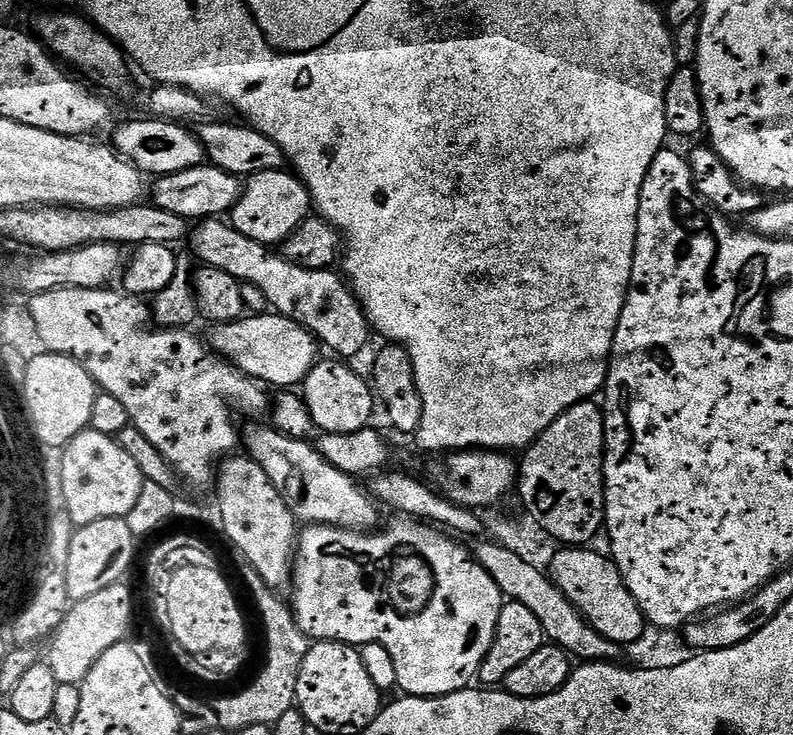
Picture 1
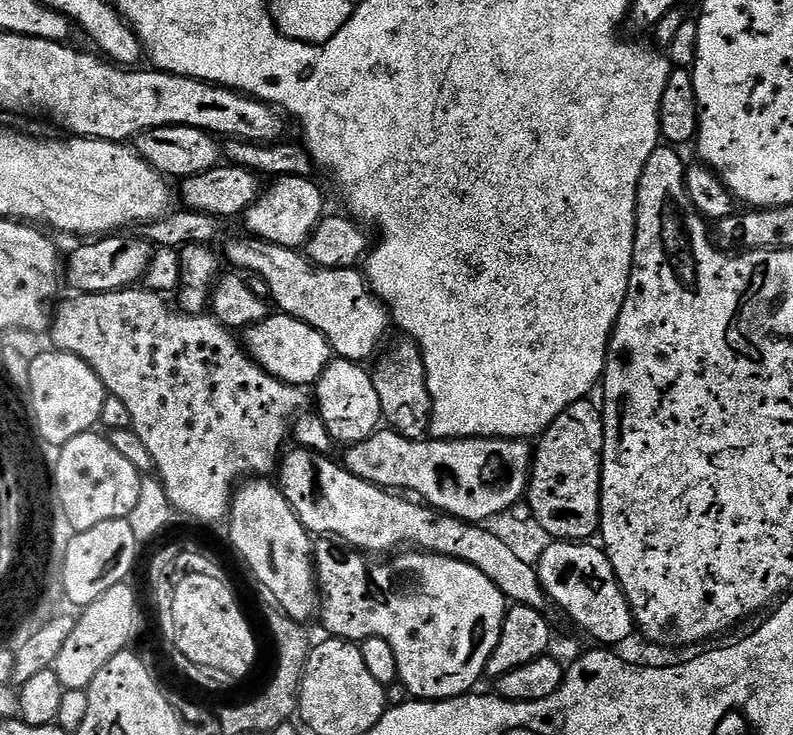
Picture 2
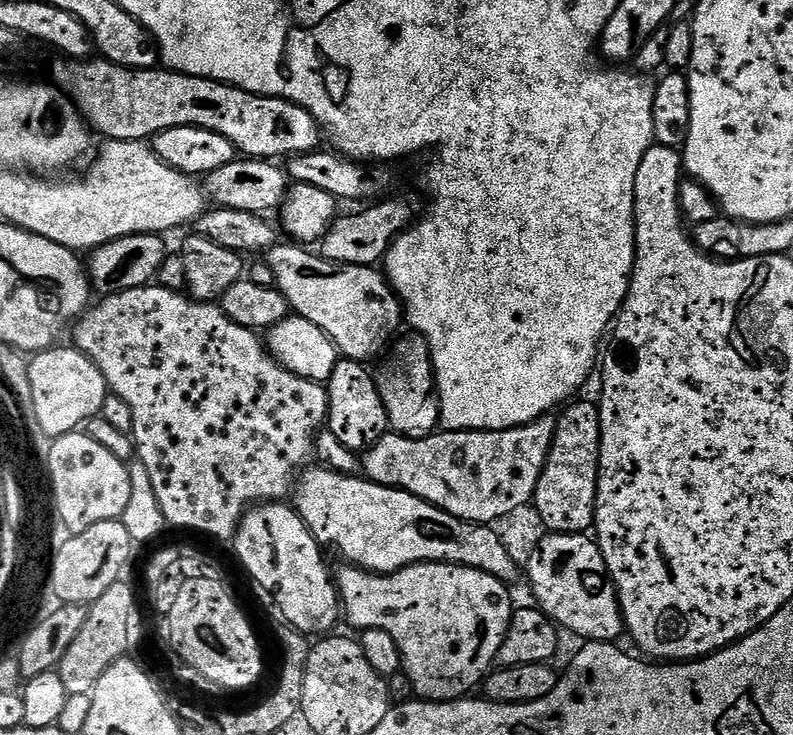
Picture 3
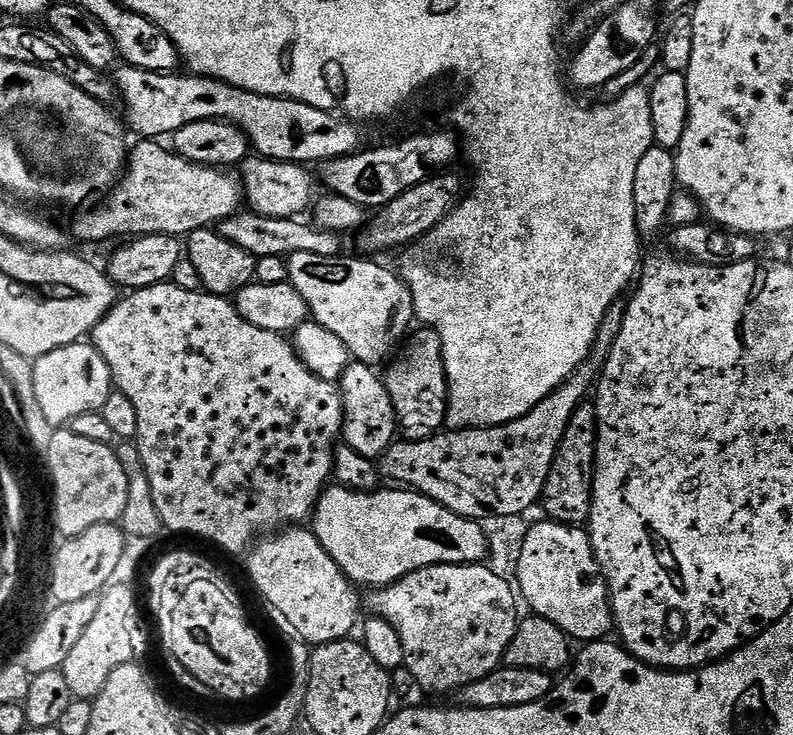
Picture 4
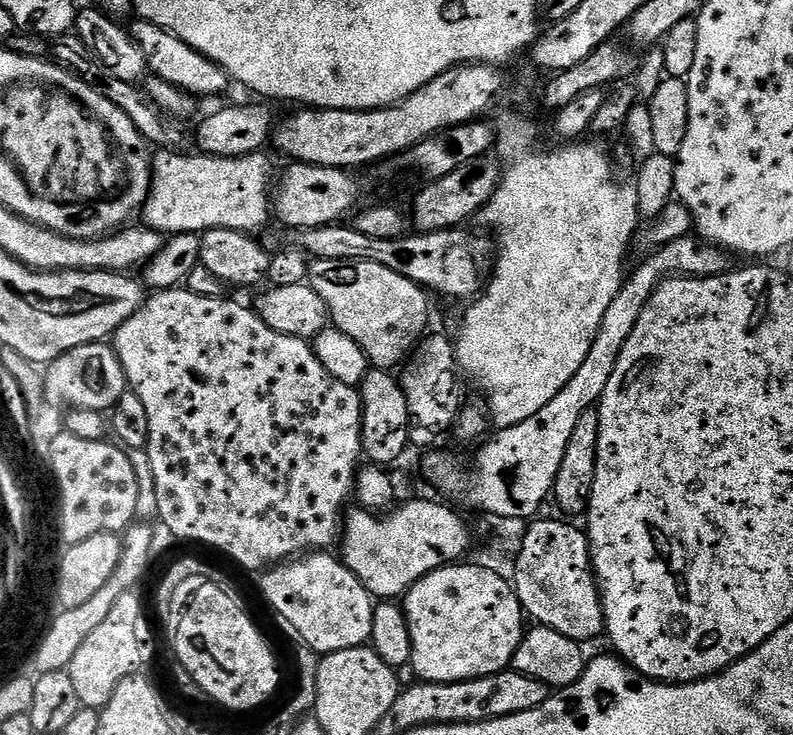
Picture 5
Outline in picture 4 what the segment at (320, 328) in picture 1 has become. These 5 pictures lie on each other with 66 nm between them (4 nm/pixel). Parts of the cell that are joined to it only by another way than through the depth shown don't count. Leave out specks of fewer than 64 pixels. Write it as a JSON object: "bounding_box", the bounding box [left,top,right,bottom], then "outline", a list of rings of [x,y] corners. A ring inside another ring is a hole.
{"bounding_box":[286,252,417,366],"outline":[[[295,252],[287,257],[286,263],[290,282],[306,298],[315,323],[326,326],[330,334],[338,334],[353,361],[384,366],[405,343],[404,335],[413,331],[417,308],[411,290],[401,277],[399,280],[390,269],[375,264],[372,261],[375,259],[364,259],[368,260],[359,260],[351,254],[319,256]]]}

